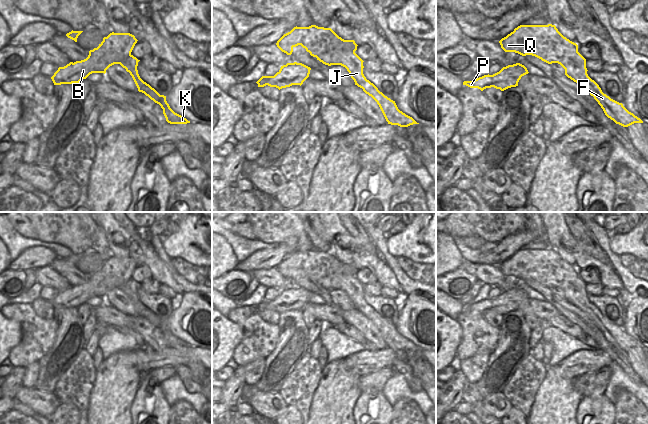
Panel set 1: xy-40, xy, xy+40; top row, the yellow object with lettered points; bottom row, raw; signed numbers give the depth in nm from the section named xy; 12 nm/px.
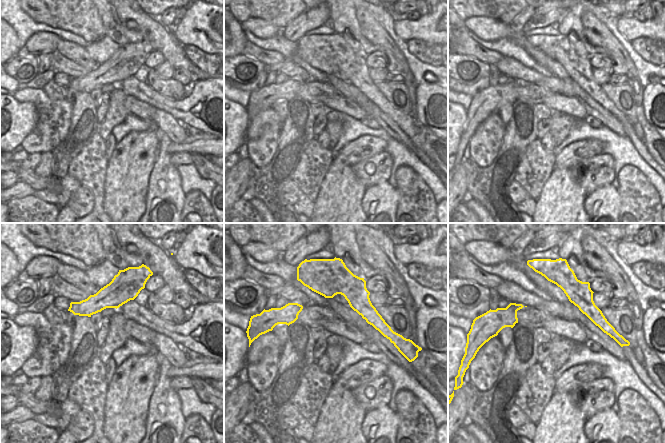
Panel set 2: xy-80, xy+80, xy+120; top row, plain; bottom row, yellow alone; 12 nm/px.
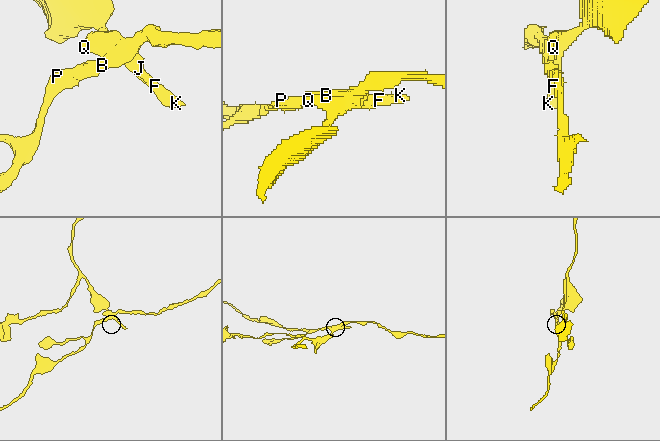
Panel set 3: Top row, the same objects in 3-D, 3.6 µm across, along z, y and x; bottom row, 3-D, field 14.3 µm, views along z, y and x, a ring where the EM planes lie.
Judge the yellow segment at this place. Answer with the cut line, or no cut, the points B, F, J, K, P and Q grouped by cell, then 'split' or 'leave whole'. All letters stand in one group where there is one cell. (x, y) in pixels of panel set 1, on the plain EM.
cut in xy along (336, 271), (354, 276); B P / F J K Q; split

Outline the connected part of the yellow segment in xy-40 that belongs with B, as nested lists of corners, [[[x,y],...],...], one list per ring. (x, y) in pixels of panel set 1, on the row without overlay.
[[[110,257],[88,281],[59,291],[51,301],[54,309],[78,308],[92,297],[106,297],[106,294],[126,284],[137,267],[130,257]]]

